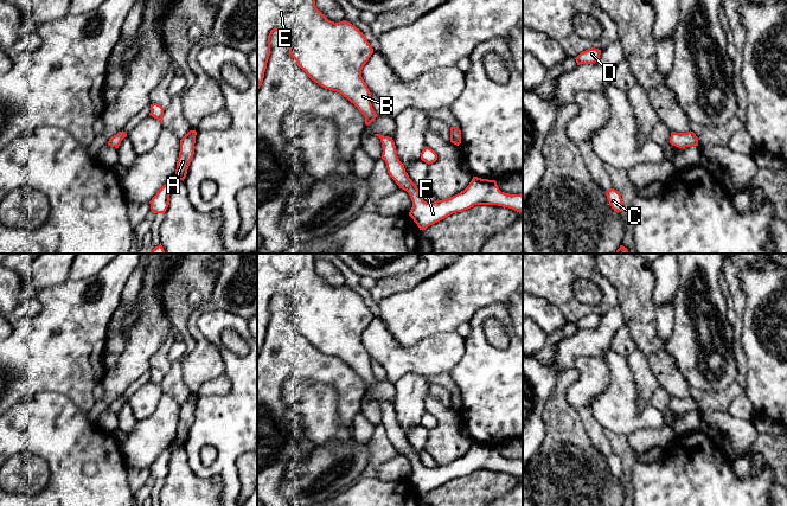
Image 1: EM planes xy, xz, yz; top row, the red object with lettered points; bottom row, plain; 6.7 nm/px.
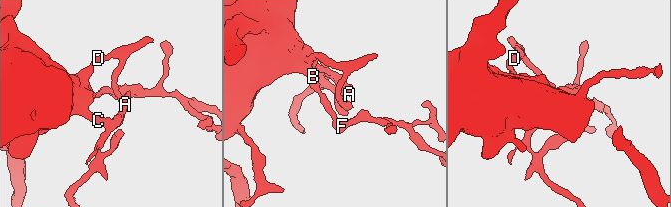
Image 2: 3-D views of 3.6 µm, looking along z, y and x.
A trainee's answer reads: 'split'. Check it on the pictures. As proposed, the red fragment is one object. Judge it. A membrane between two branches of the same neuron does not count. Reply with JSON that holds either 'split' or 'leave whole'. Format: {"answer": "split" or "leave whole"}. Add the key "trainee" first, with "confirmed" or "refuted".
{"trainee": "refuted", "answer": "leave whole"}

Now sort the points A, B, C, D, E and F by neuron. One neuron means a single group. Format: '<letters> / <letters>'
A B C D E F

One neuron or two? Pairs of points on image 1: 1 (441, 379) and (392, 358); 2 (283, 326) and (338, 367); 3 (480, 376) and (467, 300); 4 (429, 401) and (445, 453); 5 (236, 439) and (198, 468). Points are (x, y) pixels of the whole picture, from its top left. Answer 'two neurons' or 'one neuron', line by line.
1: two neurons
2: one neuron
3: two neurons
4: one neuron
5: one neuron

